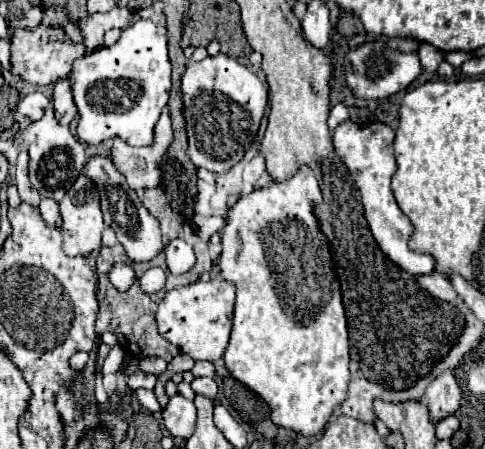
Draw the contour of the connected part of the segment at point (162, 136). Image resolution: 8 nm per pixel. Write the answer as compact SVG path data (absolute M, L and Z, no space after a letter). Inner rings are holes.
M168 108L162 110L164 114L160 116L158 124L156 124L156 134L154 134L154 146L148 146L148 148L132 148L128 146L126 142L122 142L120 138L114 140L114 146L112 146L112 162L114 166L126 176L128 180L128 186L134 188L134 190L146 190L146 188L156 188L158 182L160 182L160 162L164 158L164 154L168 152L168 146L172 144L172 126L170 126L170 112Z

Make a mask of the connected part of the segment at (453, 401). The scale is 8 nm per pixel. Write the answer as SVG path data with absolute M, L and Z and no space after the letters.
M452 372L442 374L428 386L424 394L424 404L428 406L432 424L438 424L442 418L452 416L460 408L460 388Z

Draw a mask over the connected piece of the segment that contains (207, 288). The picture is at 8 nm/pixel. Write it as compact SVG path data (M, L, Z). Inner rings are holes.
M220 276L208 282L198 280L194 284L170 290L166 292L156 312L158 330L168 342L176 344L184 354L190 354L194 360L216 362L218 358L222 358L228 346L232 330L234 298L236 298L236 288L232 286L232 282Z

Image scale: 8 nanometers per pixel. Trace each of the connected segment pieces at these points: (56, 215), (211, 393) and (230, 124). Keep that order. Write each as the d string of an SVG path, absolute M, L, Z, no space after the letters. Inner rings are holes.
M44 198L38 206L40 214L42 214L42 220L48 224L48 226L60 226L62 224L62 218L60 218L60 210L58 210L58 204L50 198Z
M194 378L190 386L196 394L204 394L208 398L214 398L218 392L218 384L214 382L214 378Z
M218 54L186 66L182 76L182 98L192 162L214 174L228 172L242 160L258 134L268 102L268 88L246 66L226 54Z

